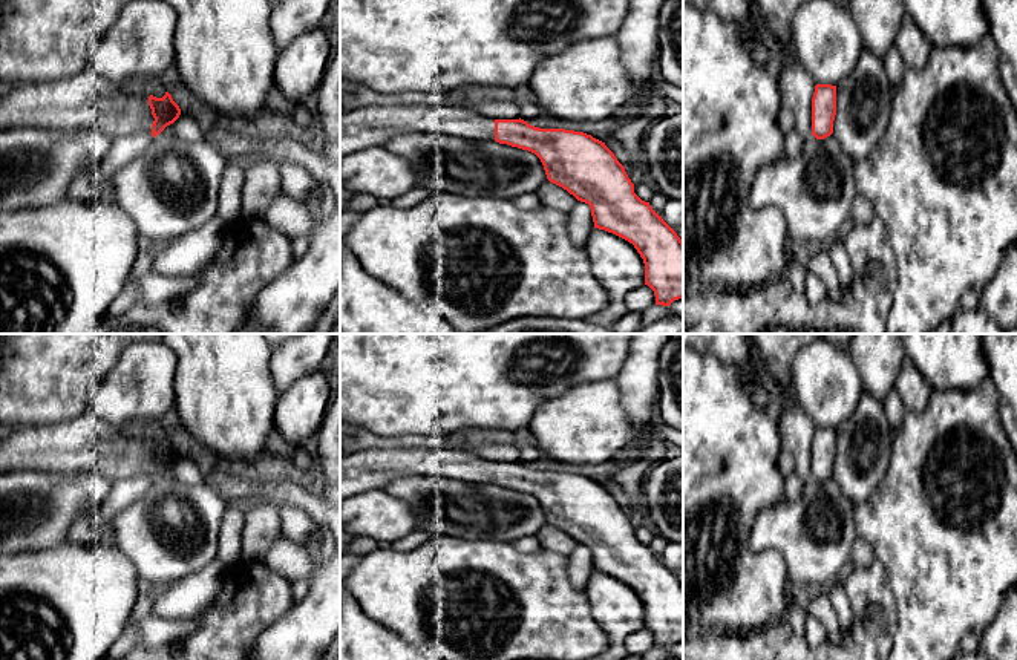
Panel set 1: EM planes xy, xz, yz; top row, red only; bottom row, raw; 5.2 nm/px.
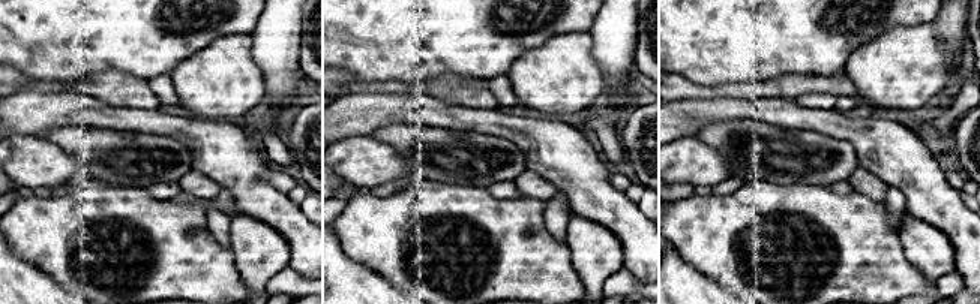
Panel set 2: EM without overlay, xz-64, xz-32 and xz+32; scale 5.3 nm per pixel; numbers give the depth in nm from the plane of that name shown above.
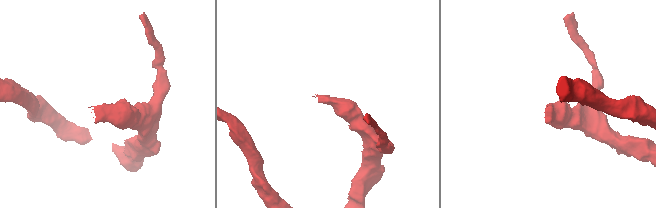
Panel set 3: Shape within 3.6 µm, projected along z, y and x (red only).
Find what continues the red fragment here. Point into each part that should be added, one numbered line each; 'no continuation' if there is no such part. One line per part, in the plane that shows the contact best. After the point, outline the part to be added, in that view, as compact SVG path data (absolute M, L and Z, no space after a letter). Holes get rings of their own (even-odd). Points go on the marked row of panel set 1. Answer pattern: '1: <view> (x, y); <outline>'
1: xy (85, 100); M90 66L58 81L23 83L0 96L0 129L93 127L110 136L152 135L149 100L109 84Z

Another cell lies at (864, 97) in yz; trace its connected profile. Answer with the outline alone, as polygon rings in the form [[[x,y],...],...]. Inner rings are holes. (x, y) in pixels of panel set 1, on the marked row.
[[[862,49],[852,72],[836,86],[832,133],[855,162],[867,159],[885,133],[891,100],[884,58]]]

